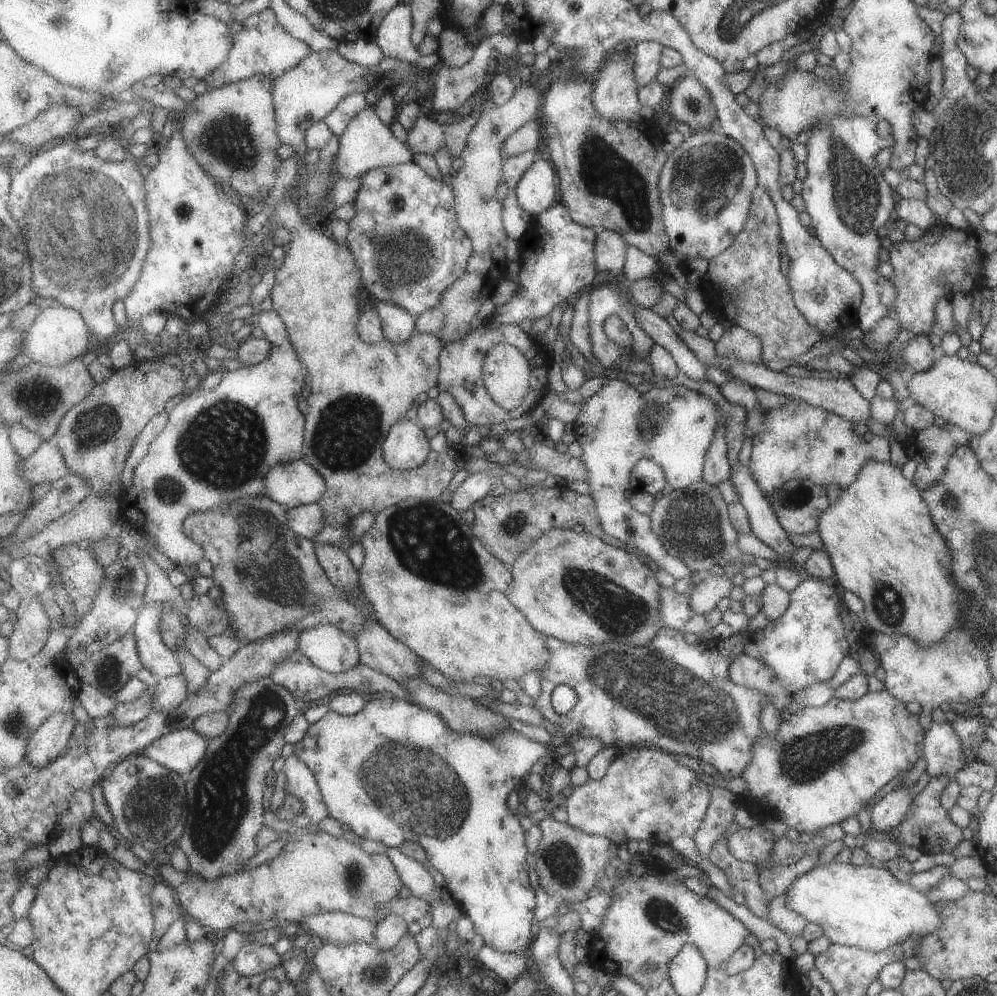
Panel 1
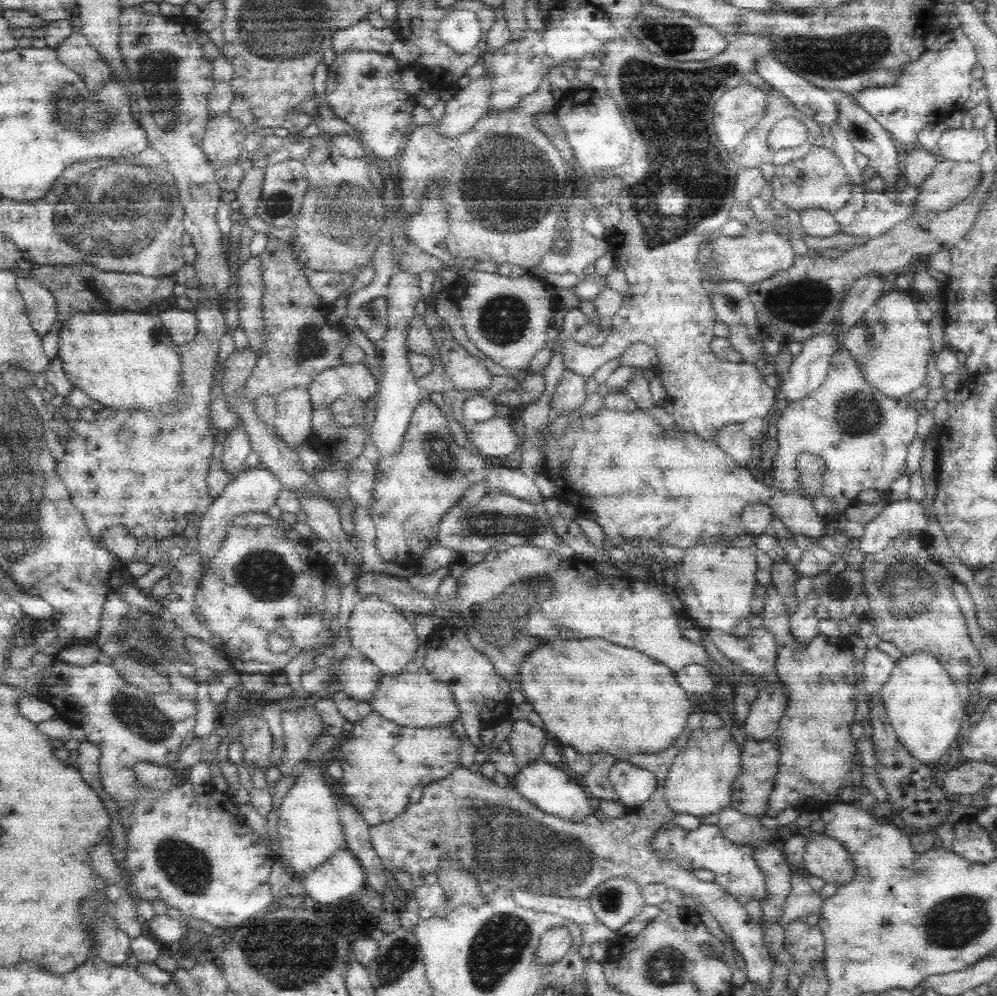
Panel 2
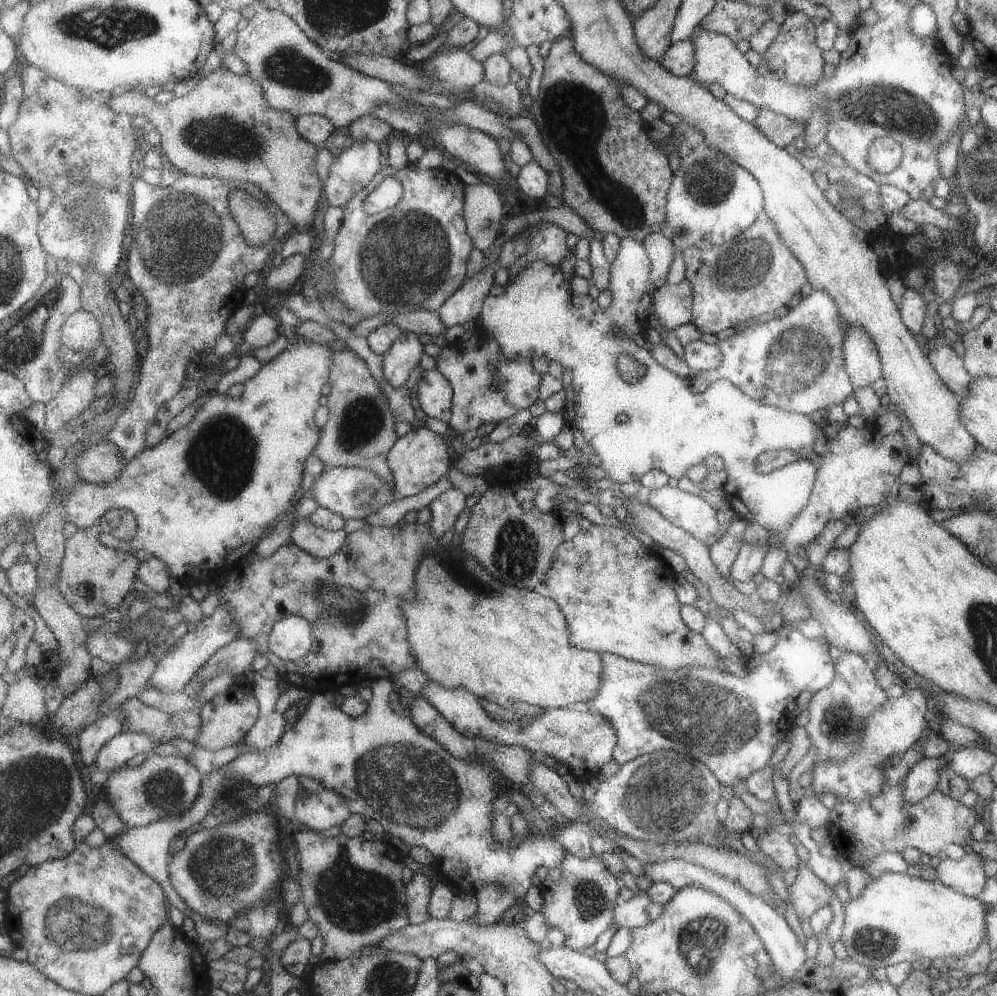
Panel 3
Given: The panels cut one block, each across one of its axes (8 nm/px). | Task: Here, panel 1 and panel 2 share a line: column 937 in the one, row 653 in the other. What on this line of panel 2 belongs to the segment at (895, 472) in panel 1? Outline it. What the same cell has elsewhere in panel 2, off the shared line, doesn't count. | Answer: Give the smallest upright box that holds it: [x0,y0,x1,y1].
[521,640,694,761]

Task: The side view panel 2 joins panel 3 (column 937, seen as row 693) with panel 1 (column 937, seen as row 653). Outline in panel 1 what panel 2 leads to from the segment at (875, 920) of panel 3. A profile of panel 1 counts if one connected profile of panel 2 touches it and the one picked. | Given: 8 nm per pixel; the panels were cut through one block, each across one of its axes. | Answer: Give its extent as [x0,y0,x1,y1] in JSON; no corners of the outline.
[784,860,938,951]

